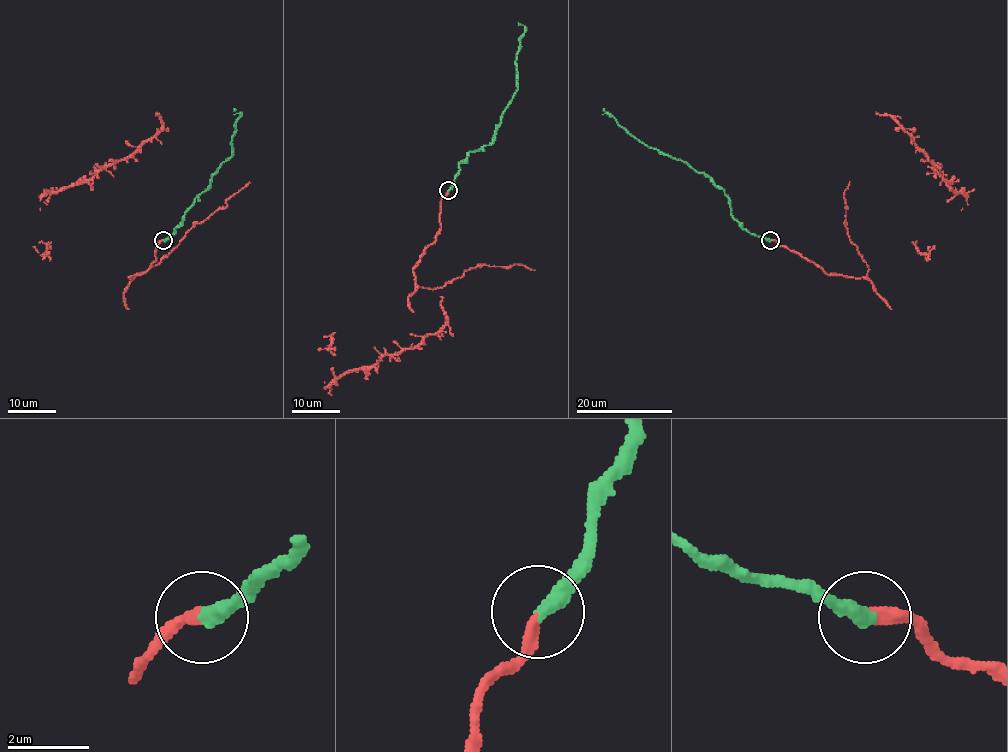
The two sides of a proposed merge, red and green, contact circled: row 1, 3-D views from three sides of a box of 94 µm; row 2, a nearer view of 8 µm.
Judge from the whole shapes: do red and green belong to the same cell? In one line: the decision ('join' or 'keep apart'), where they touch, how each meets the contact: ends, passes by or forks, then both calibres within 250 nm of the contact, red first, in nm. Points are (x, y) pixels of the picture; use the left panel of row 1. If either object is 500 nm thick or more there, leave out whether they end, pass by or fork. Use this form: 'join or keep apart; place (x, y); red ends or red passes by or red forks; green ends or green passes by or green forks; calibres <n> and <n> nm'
keep apart; place (163, 240); red ends; green ends; calibres 300 and 400 nm

